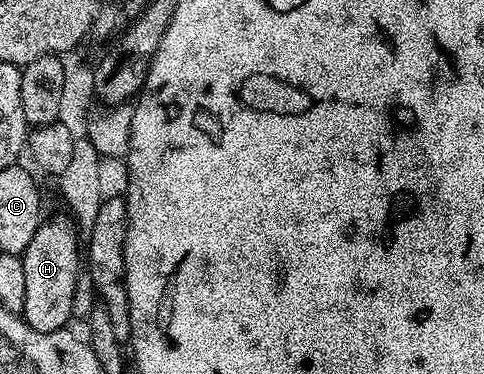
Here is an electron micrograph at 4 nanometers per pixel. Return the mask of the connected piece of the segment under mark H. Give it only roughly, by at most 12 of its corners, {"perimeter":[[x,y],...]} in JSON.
{"perimeter":[[46,219],[22,252],[31,330],[60,332],[83,268],[78,228]]}

